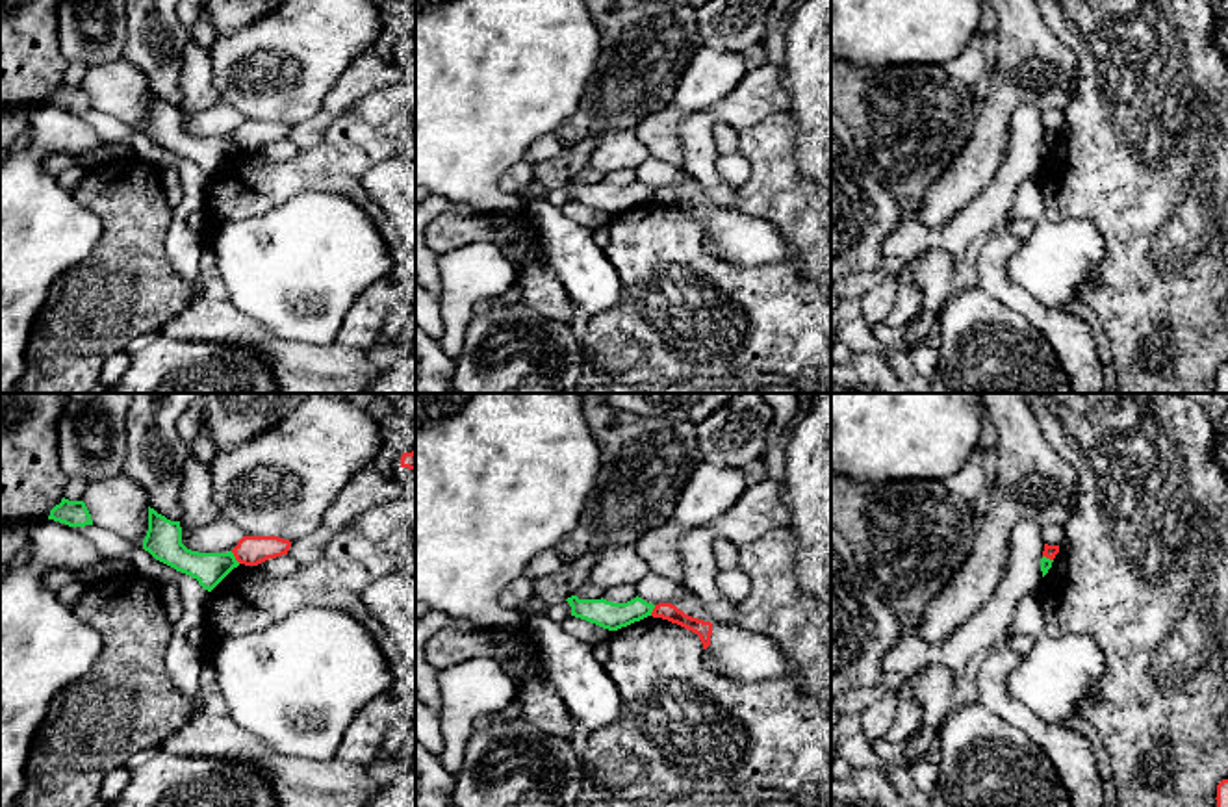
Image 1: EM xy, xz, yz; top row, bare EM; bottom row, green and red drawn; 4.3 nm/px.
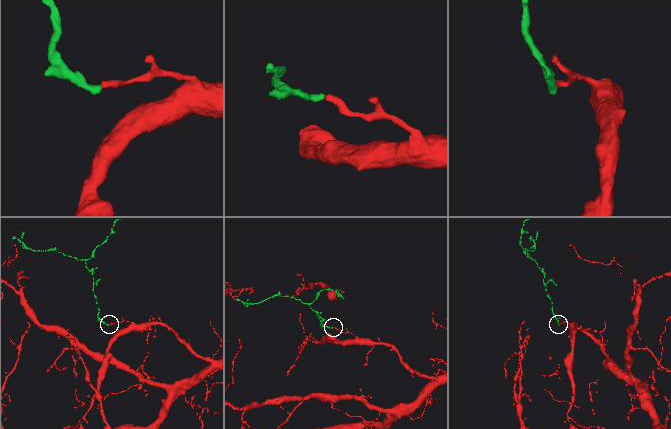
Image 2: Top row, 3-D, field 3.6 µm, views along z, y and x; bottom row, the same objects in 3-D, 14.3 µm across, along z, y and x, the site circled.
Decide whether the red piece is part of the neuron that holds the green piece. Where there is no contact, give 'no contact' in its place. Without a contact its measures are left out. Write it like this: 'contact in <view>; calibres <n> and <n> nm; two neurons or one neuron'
contact in xy; calibres 140 and 130 nm; two neurons

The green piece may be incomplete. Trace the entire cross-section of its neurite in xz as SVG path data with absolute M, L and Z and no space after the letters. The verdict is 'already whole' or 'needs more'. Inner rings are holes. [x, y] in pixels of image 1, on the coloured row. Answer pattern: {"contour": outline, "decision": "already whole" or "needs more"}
{"contour": "M571 596L566 599L571 607L571 616L595 623L608 631L618 631L634 621L651 616L655 605L634 597L627 603L612 603L607 599L579 599Z", "decision": "already whole"}

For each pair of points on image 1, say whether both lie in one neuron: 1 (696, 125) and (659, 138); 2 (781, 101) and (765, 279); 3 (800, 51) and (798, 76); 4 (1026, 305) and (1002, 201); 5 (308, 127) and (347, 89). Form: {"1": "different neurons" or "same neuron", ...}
{"1": "different neurons", "2": "different neurons", "3": "same neuron", "4": "different neurons", "5": "same neuron"}

